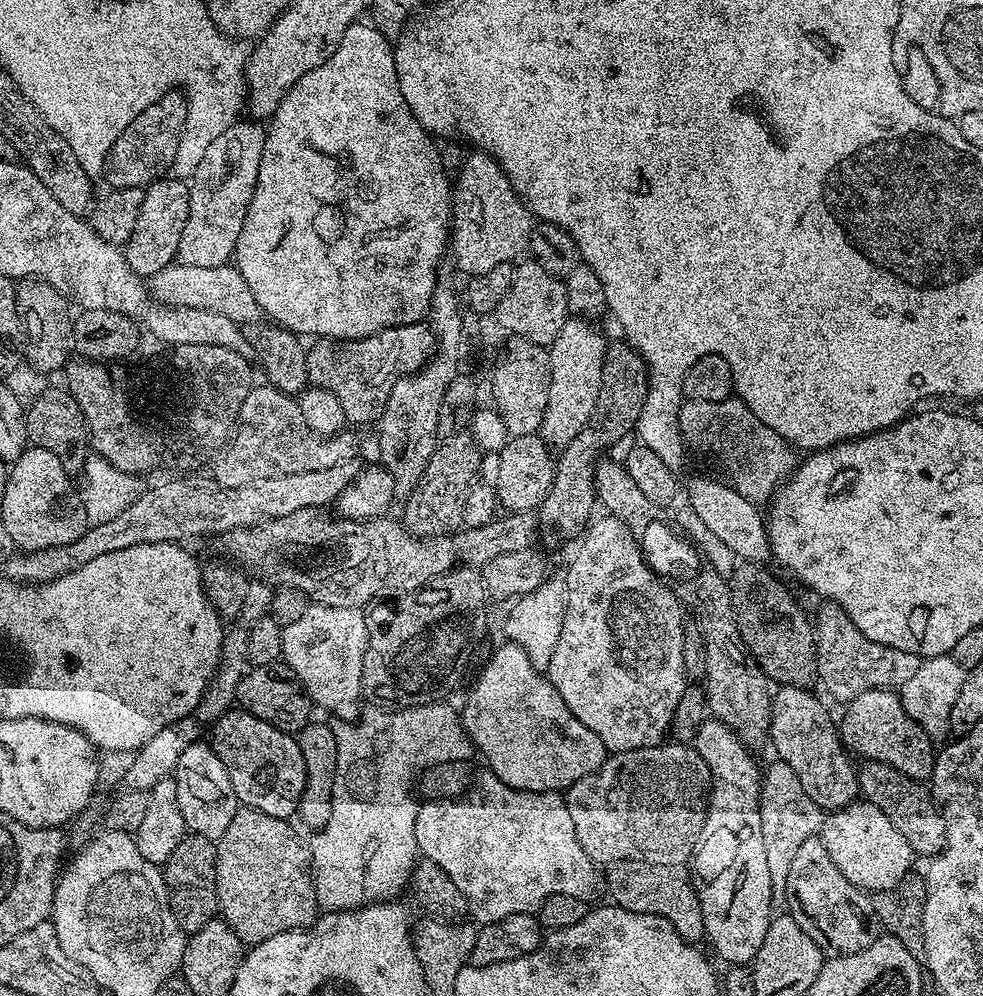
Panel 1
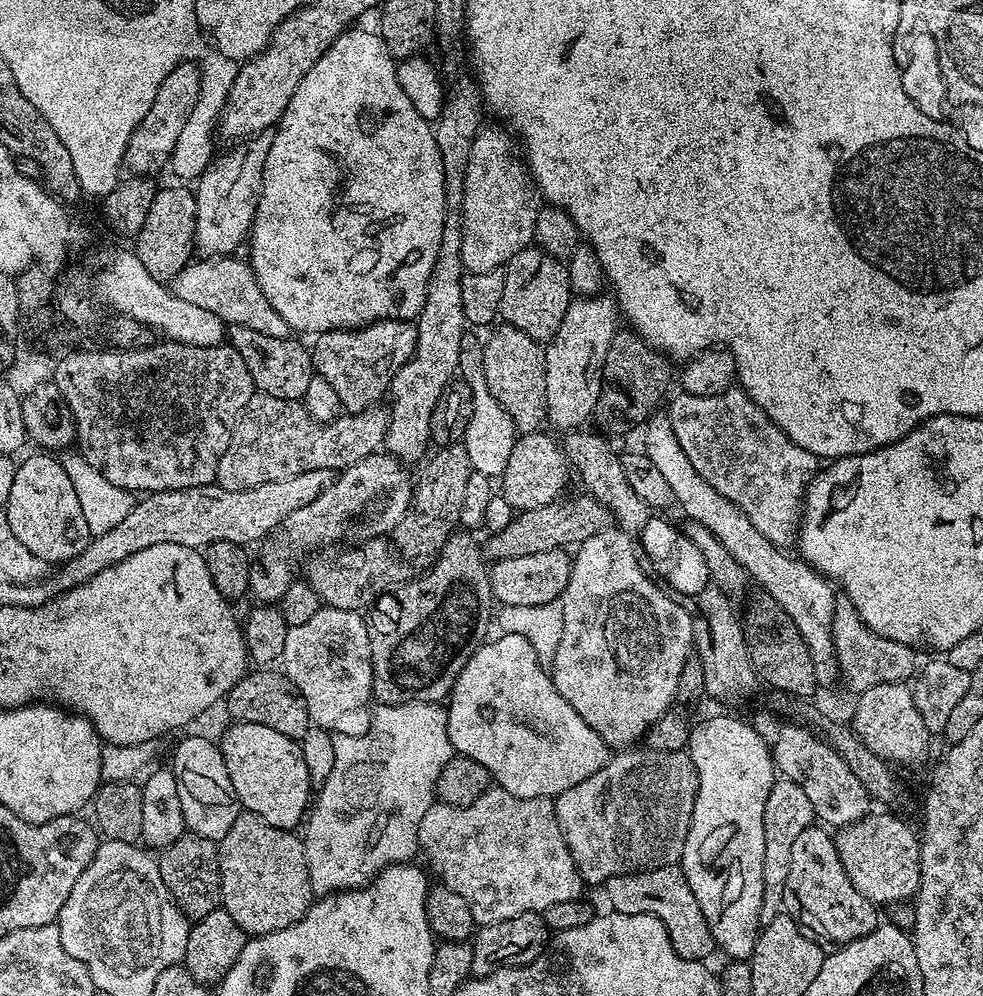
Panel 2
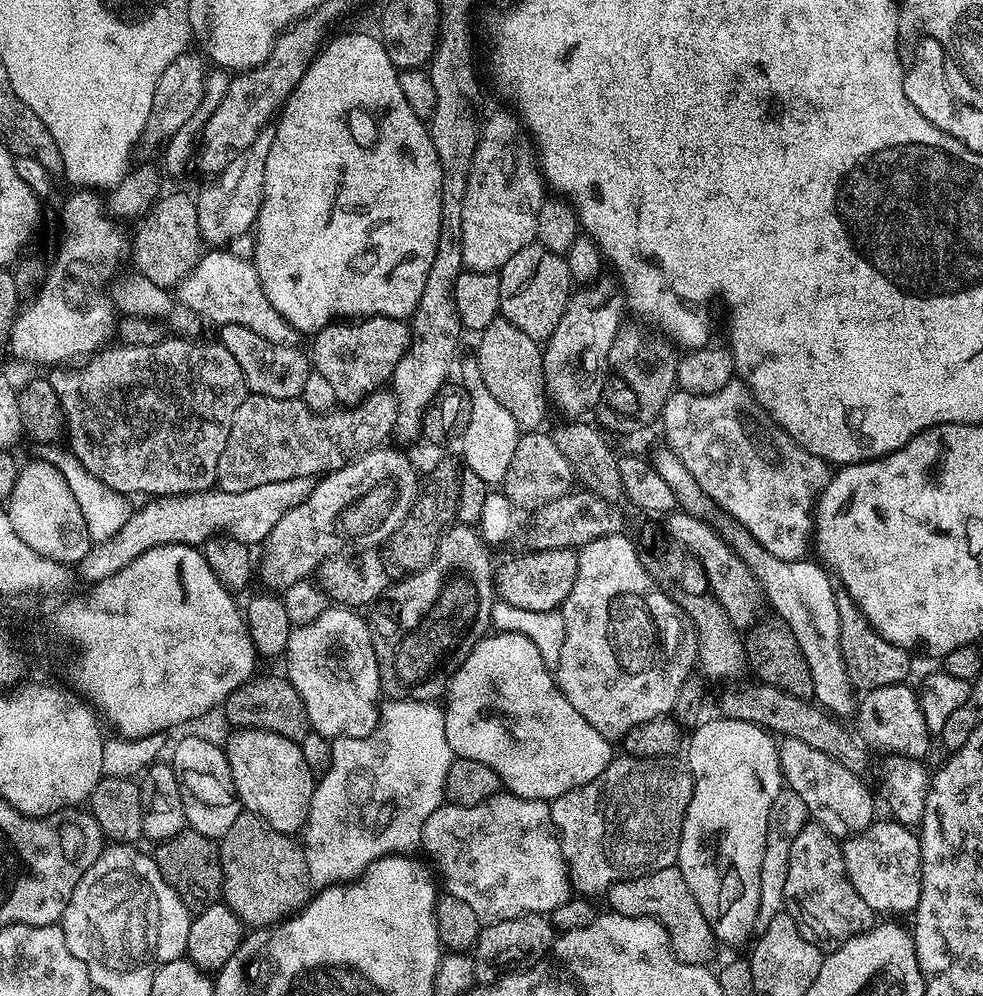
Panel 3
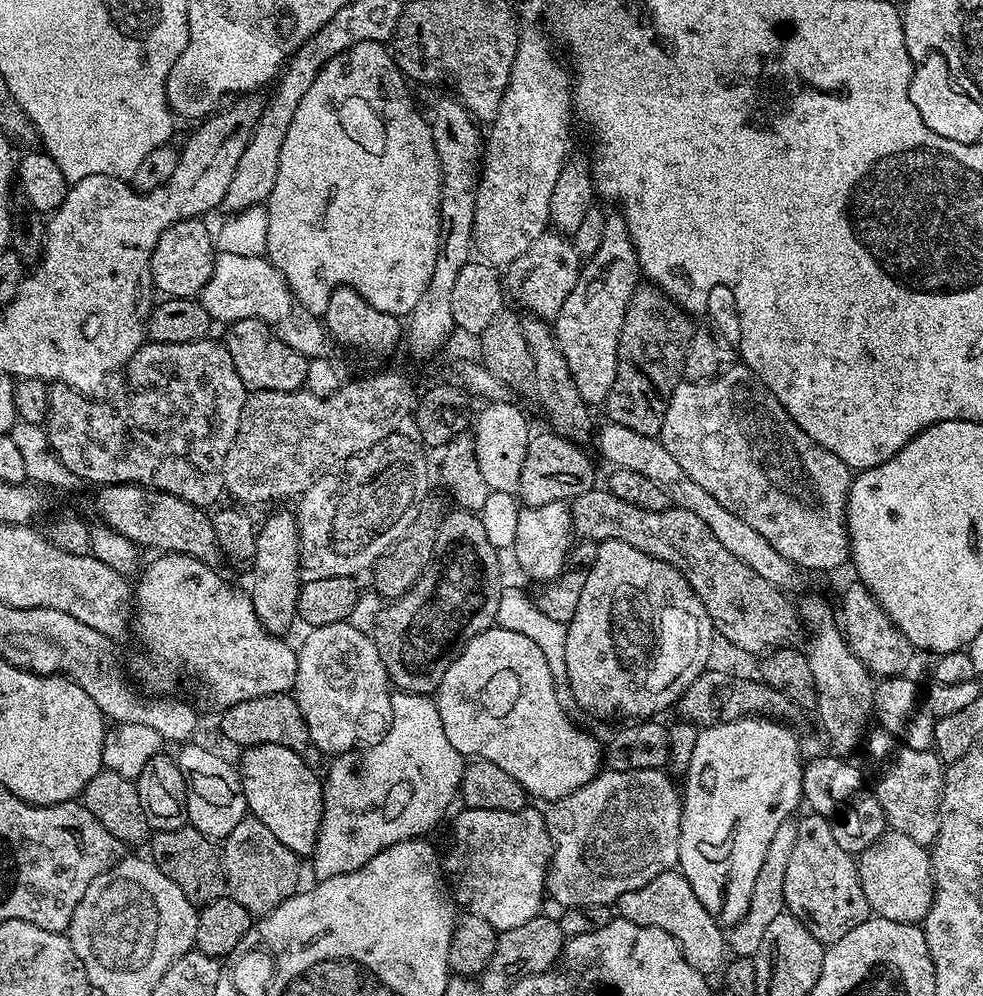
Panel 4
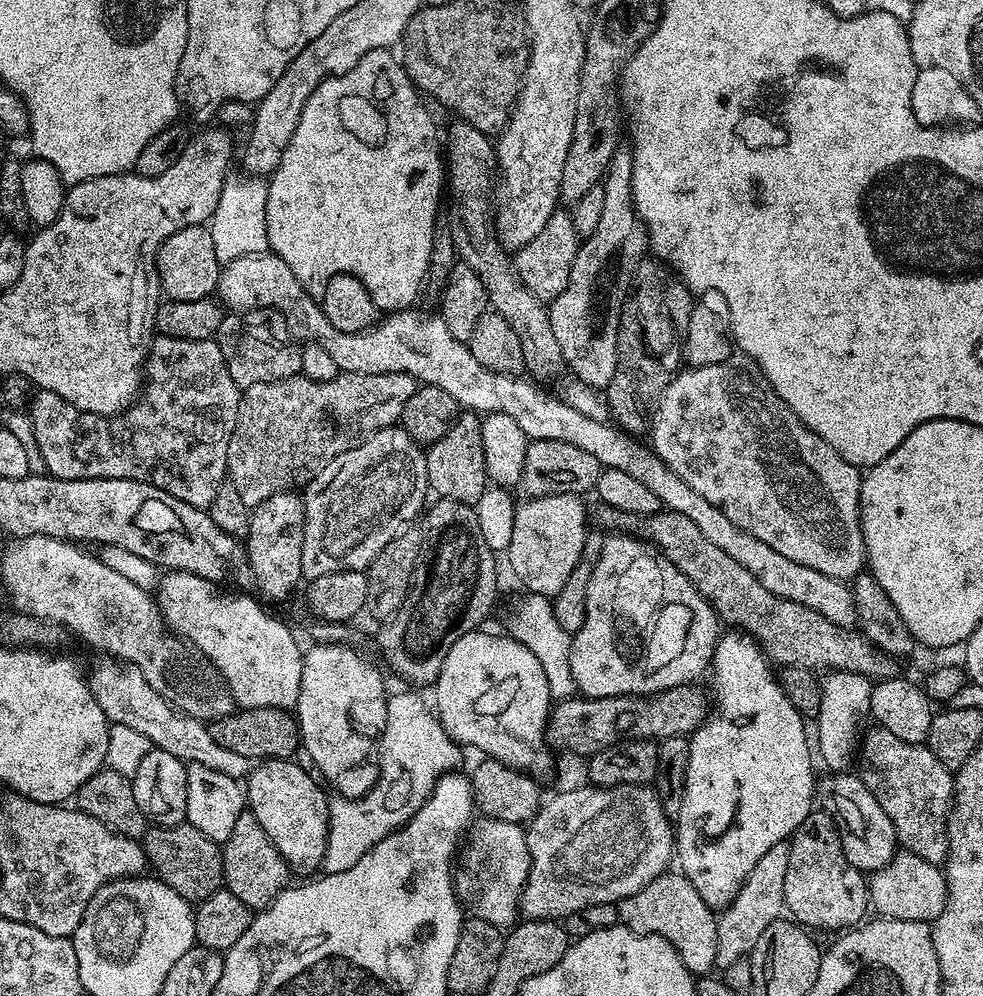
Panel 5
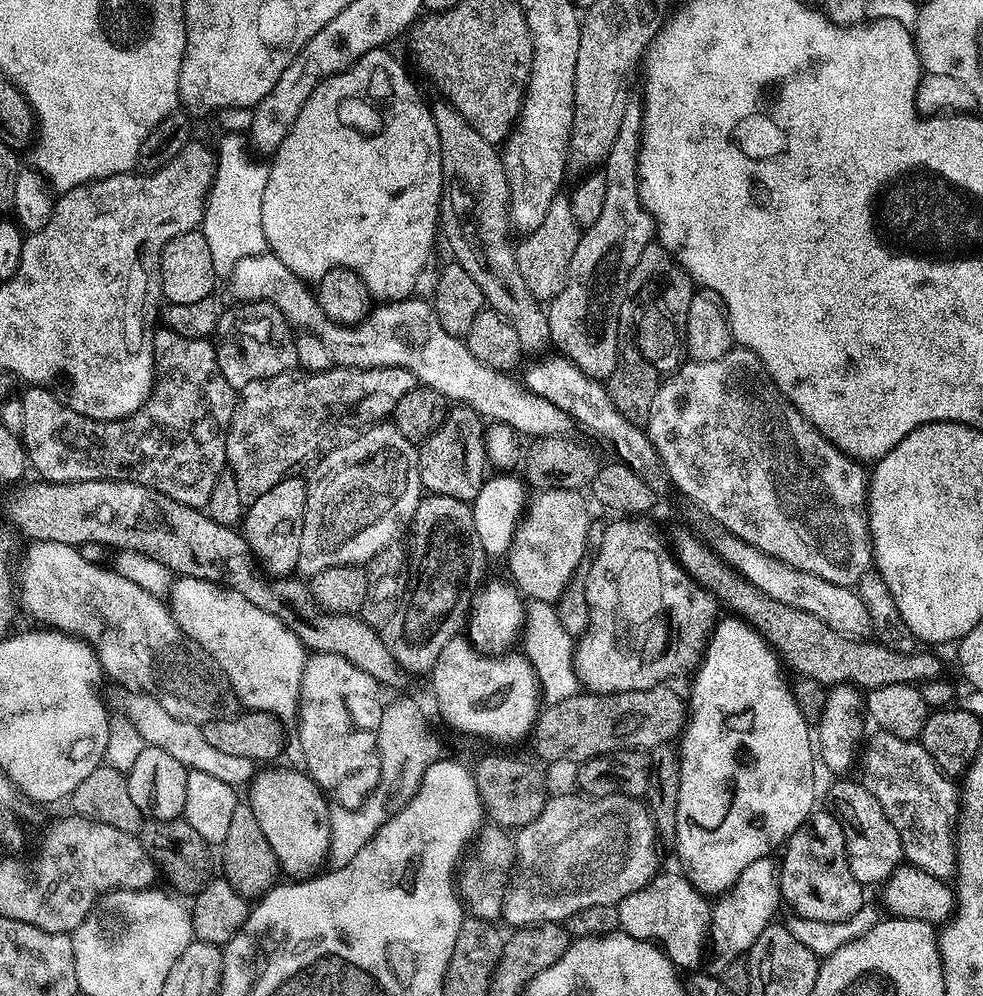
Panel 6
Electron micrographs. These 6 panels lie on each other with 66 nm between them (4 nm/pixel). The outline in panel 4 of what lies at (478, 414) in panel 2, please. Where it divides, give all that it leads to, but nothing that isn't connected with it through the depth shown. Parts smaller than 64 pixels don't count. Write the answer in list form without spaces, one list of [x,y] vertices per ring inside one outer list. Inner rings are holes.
[[[510,400],[491,401],[475,415],[472,437],[478,470],[482,473],[489,491],[515,493],[521,477],[522,462],[528,449],[530,431],[523,412]]]

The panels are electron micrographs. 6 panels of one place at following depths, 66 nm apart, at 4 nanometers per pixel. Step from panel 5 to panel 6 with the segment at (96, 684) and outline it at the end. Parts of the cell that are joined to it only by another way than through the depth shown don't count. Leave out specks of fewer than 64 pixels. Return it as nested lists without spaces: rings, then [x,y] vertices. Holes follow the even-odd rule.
[[[132,694],[127,697],[128,708],[126,714],[138,726],[138,734],[142,734],[145,745],[158,750],[166,750],[176,761],[182,762],[182,766],[189,772],[201,772],[218,778],[218,782],[224,782],[229,787],[240,790],[243,784],[251,785],[254,780],[254,761],[250,758],[237,758],[232,754],[221,754],[206,742],[206,734],[199,724],[182,722],[176,718],[170,718],[166,710],[158,706],[155,699],[143,694]]]

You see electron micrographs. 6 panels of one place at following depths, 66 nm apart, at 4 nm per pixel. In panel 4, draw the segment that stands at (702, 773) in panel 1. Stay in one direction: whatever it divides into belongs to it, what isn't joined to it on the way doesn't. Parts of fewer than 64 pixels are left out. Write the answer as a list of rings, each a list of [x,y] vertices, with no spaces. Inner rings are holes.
[[[651,768],[650,770],[601,770],[597,772],[586,786],[566,794],[560,800],[553,800],[547,805],[548,812],[543,813],[544,825],[548,828],[548,837],[552,840],[552,858],[548,865],[548,882],[546,892],[560,903],[561,909],[583,908],[595,909],[595,904],[603,900],[615,902],[622,894],[630,890],[638,890],[638,886],[646,886],[650,878],[658,878],[658,874],[673,871],[680,863],[680,809],[682,807],[682,792],[677,781],[664,768]]]

